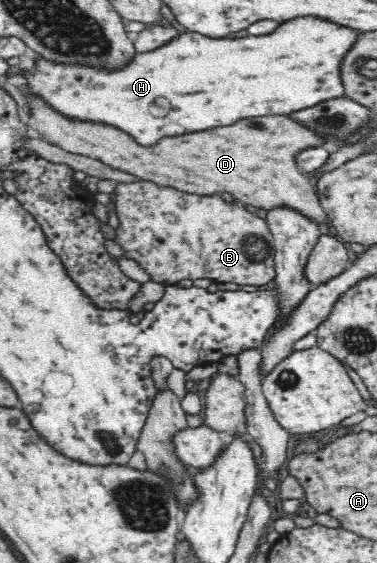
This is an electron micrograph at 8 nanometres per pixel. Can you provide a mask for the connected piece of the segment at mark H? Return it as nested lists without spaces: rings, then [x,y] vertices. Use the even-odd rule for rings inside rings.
[[[305,17],[284,22],[270,35],[248,35],[238,39],[214,39],[196,32],[179,32],[152,51],[136,52],[124,67],[106,69],[86,63],[56,63],[42,56],[33,59],[30,71],[22,71],[24,96],[42,99],[52,111],[70,121],[102,123],[128,133],[142,147],[154,147],[164,137],[178,137],[212,127],[234,125],[236,121],[262,115],[292,115],[320,101],[344,96],[339,65],[355,40],[356,31]]]

